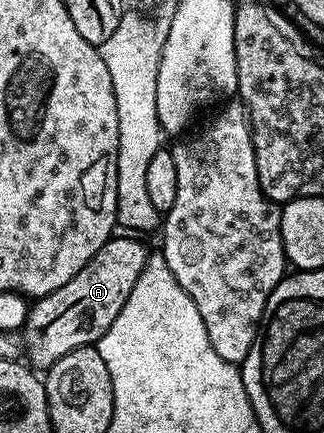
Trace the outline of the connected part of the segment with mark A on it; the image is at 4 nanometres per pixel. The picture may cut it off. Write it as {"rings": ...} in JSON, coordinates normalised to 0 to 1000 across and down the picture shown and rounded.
{"rings":[[[389,538],[370,543],[343,547],[290,587],[284,603],[272,603],[272,612],[259,612],[259,621],[247,621],[247,630],[235,630],[235,640],[222,640],[222,649],[185,658],[185,667],[173,667],[160,677],[127,684],[96,707],[80,734],[80,753],[62,767],[74,829],[96,850],[151,852],[173,834],[185,834],[185,824],[222,815],[222,806],[299,794],[302,783],[321,778],[321,769],[333,769],[346,741],[358,741],[358,723],[370,723],[370,714],[383,714],[383,695],[395,695],[395,677],[407,677],[407,658],[420,658],[420,640],[432,640],[457,587],[457,573],[426,554],[435,550],[404,547]]]}

